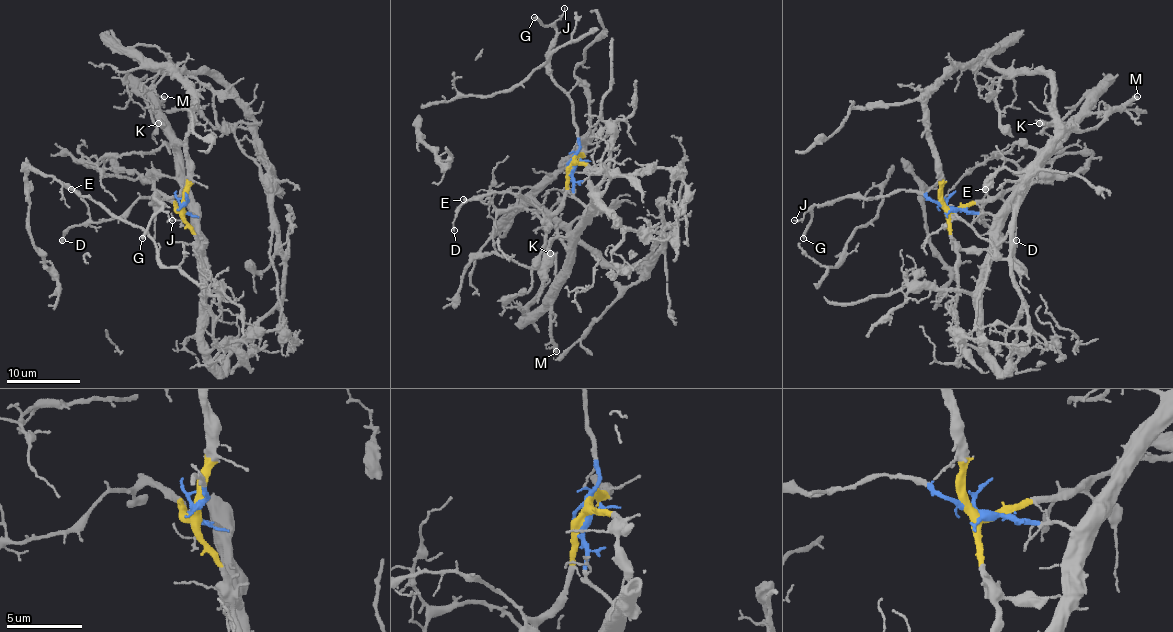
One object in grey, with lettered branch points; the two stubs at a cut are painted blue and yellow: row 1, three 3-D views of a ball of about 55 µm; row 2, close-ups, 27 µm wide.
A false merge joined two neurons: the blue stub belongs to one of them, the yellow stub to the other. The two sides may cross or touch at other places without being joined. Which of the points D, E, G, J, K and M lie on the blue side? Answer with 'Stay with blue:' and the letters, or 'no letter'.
Stay with blue: G, J, K, M

